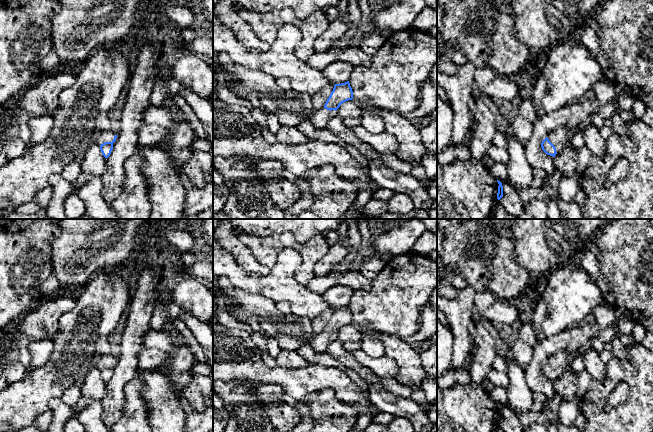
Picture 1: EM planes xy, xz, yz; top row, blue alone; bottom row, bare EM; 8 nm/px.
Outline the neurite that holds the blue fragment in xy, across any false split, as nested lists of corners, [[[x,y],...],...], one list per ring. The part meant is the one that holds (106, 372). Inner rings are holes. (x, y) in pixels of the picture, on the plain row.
[[[94,354],[91,359],[91,367],[95,367],[105,382],[108,382],[113,373],[113,367],[116,365],[117,359],[113,359],[111,355]]]

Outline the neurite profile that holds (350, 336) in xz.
[[[348,324],[340,329],[336,338],[343,344],[344,348],[350,352],[360,349],[363,332],[354,324]]]

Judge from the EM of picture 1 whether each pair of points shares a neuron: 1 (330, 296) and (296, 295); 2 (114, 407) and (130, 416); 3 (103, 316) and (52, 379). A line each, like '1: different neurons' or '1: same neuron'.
1: different neurons
2: different neurons
3: same neuron

